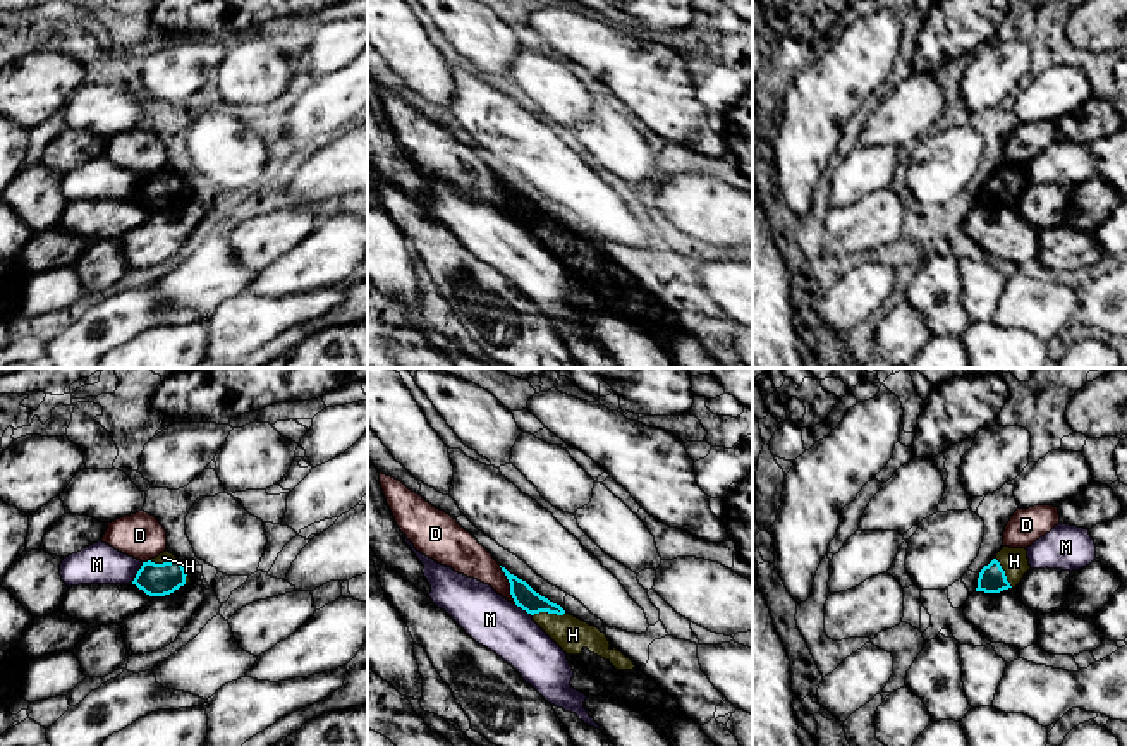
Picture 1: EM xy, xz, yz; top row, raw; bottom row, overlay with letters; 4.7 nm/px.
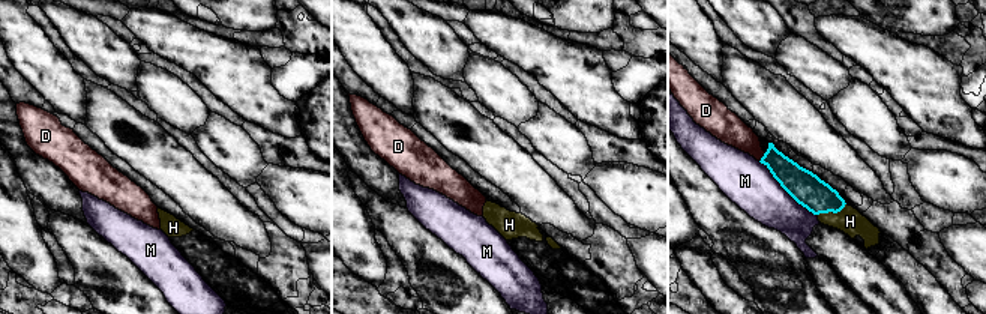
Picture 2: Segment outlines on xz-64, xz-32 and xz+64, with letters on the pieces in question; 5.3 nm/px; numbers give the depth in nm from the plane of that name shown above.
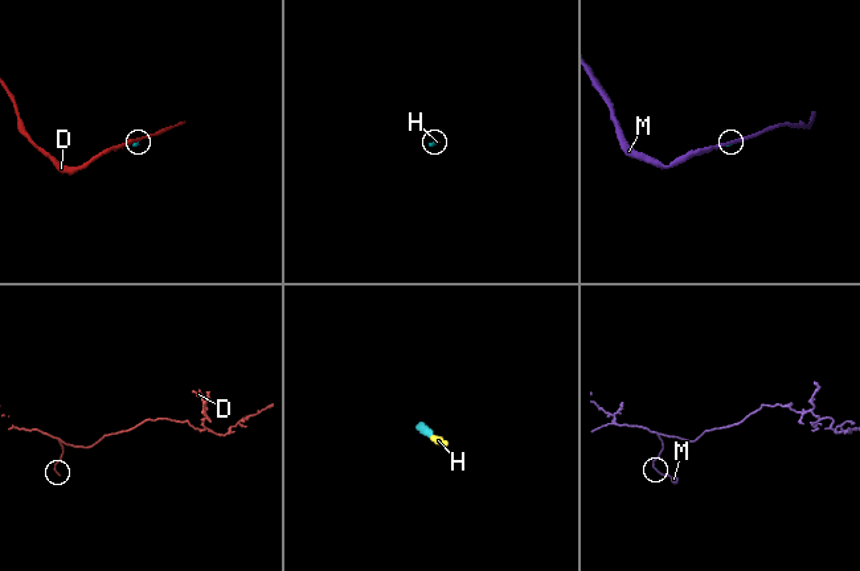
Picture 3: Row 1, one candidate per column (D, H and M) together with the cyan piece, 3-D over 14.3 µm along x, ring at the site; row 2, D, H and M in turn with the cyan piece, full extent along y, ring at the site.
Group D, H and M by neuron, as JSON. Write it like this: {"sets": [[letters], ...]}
{"sets": [["D"], ["H"], ["M"]]}

